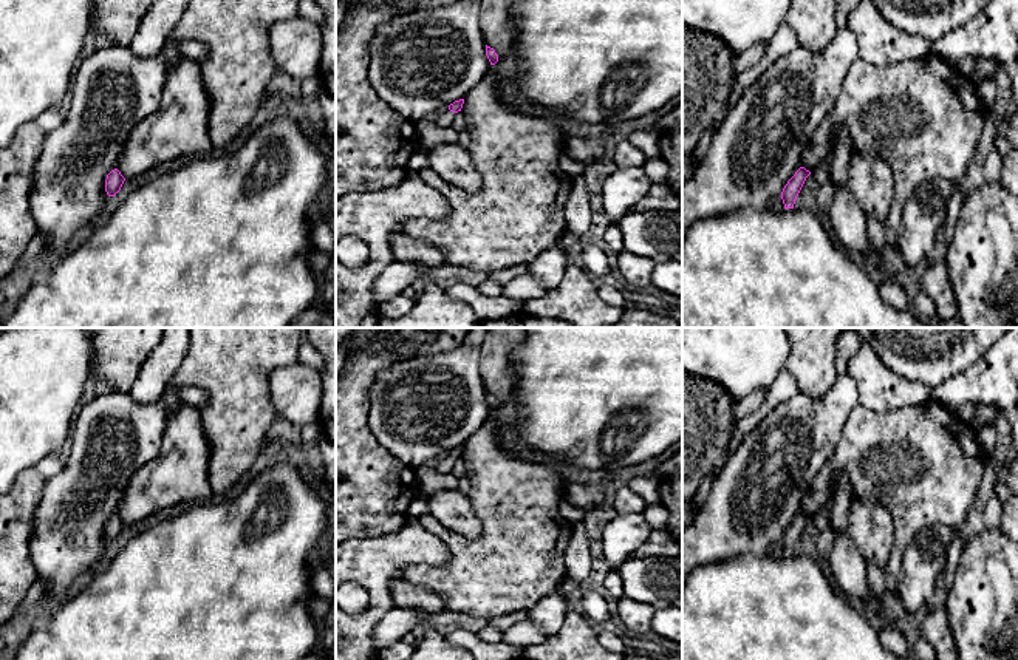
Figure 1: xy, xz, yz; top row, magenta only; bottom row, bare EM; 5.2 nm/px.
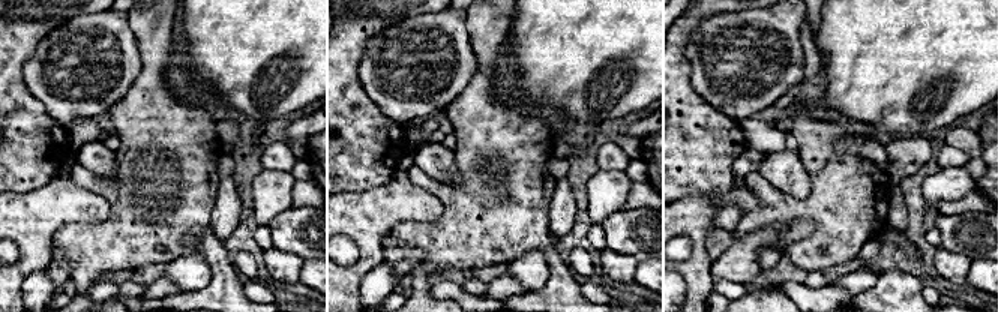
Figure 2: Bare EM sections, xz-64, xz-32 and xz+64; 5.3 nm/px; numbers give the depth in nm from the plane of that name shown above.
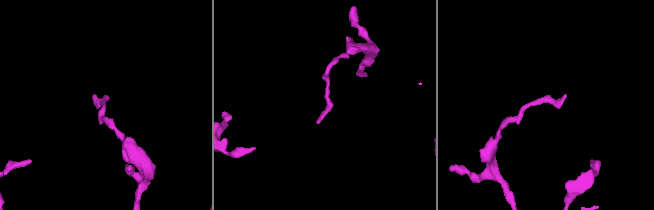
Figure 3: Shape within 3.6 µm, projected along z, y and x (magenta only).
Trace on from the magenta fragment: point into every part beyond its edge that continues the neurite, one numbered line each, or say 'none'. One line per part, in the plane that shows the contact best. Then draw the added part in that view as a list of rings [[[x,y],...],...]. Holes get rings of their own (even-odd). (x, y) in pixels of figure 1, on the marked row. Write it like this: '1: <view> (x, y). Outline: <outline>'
1: xz (444, 119). Outline: [[[446,108],[442,113],[439,113],[438,119],[435,121],[435,124],[438,127],[450,127],[452,125],[452,121],[455,117],[455,113],[450,111],[449,108]]]

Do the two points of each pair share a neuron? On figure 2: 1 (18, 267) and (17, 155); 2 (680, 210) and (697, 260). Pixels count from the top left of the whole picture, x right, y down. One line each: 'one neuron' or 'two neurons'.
1: two neurons
2: one neuron

